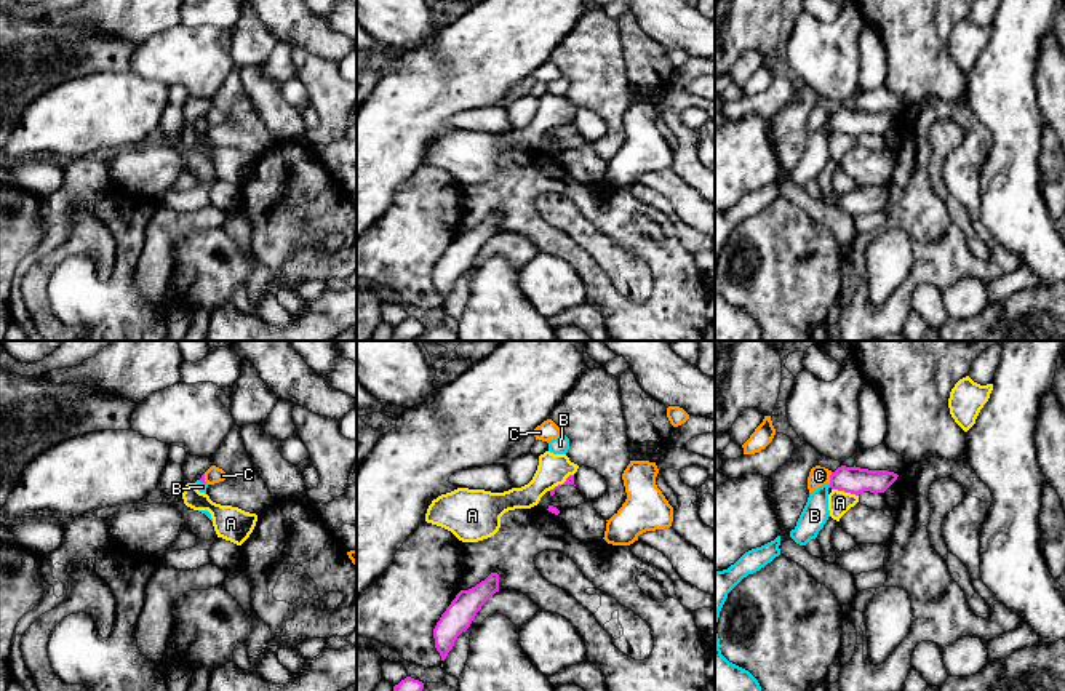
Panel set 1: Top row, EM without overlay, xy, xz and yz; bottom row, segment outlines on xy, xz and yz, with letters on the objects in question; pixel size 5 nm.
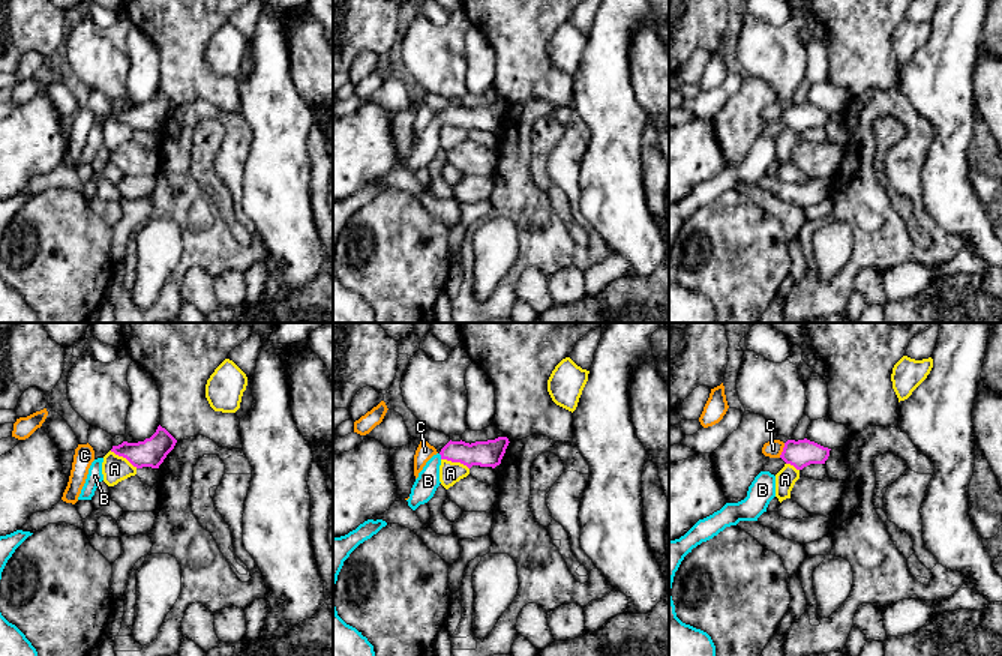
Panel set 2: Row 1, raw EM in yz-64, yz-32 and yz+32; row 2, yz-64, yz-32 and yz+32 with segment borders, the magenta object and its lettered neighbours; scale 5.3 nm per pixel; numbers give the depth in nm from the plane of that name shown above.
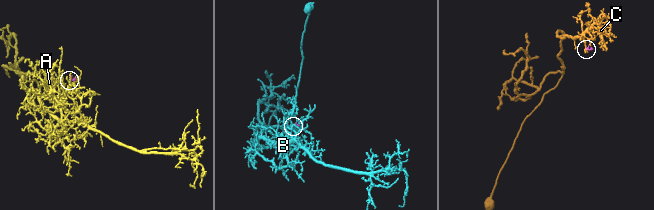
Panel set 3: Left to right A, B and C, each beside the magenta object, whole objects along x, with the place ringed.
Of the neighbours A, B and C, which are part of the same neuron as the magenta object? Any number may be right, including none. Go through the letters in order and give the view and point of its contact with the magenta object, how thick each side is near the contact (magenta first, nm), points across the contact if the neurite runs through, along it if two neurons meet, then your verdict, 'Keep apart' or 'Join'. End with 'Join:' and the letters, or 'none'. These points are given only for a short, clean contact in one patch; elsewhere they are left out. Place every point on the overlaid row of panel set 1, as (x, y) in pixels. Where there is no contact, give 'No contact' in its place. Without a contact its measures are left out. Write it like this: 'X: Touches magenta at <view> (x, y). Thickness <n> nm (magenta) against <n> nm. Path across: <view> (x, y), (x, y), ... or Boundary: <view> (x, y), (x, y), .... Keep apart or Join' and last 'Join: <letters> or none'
A: Touches magenta at yz (845, 491). Thickness 140 nm (magenta) against 110 nm. Keep apart
B: Touches magenta at yz (830, 485). Thickness 140 nm (magenta) against 140 nm. Path across: yz (854, 480), (838, 480), (830, 485), (819, 496), (814, 515). Join
C: Touches magenta at yz (830, 477). Thickness 140 nm (magenta) against 100 nm. Boundary: yz (832, 472), (829, 482). Keep apart
Join: B

